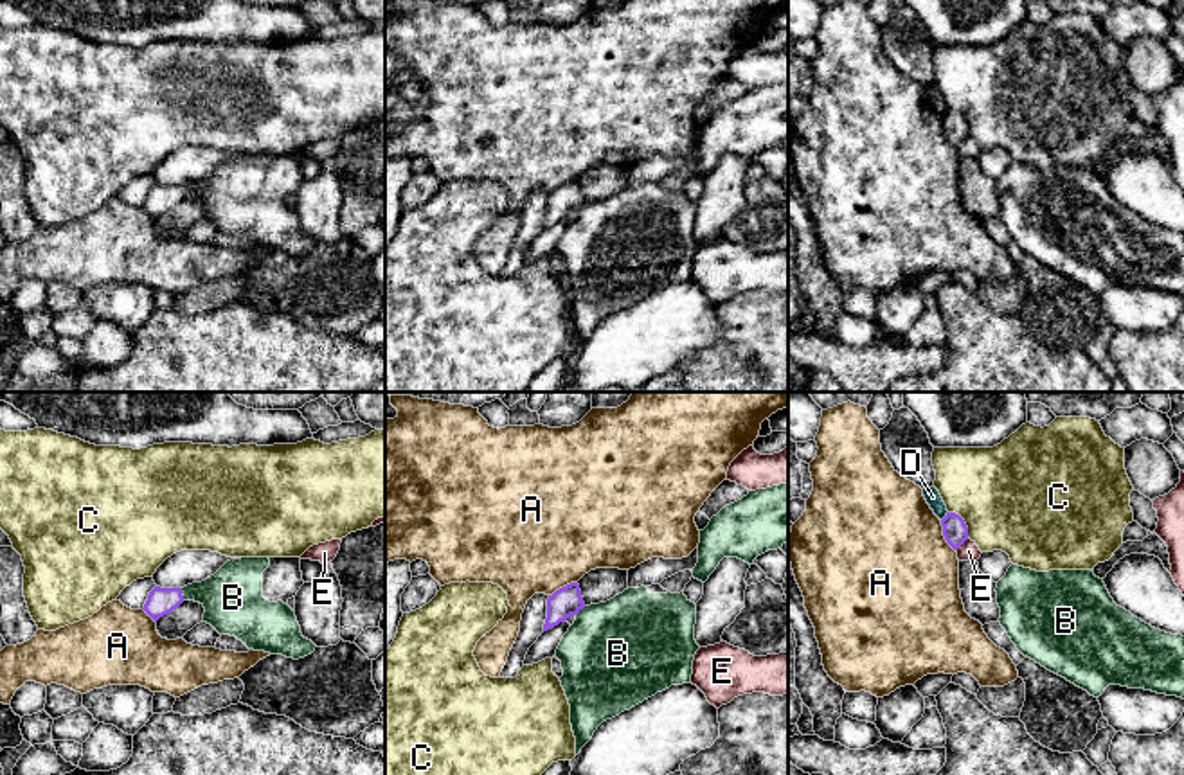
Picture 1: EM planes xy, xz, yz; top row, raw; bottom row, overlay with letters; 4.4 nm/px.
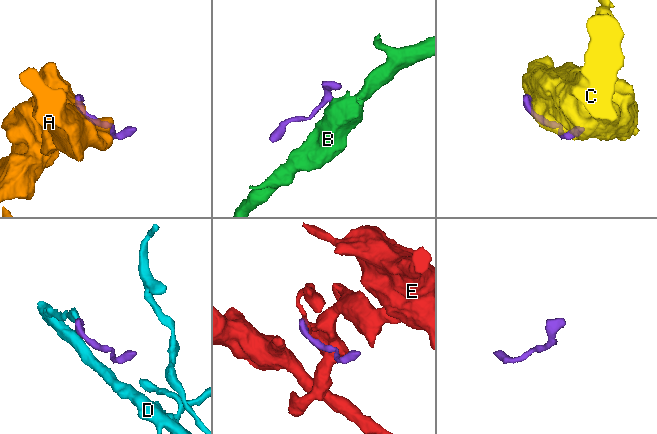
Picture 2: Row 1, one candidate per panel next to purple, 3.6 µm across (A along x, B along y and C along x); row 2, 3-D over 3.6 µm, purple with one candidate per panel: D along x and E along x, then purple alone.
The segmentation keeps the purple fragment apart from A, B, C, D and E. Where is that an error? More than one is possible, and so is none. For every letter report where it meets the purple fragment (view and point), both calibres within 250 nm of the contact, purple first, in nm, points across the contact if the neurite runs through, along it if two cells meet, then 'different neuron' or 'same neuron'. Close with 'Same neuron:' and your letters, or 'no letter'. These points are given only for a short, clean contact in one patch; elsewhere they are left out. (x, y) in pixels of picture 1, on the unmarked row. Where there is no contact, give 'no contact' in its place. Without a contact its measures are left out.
A: yz (943, 132) | 110/500 nm | different neuron
B: xy (180, 191) | 130/280 nm | across xy (161, 198), (180, 191), (222, 191), (233, 195) | same neuron
C: yz (963, 119) | 110/480 nm | different neuron
D: yz (945, 114) | 110/70 nm | along yz (947, 108), (941, 117) | different neuron
E: yz (961, 141) | 110/90 nm | along yz (968, 135), (956, 148) | different neuron
Same neuron: B

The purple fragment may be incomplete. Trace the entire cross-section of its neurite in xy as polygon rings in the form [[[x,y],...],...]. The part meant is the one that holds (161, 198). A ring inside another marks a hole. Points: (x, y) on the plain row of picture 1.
[[[241,155],[202,180],[155,183],[142,207],[157,219],[184,198],[194,198],[205,205],[202,219],[220,232],[236,234],[254,248],[299,257],[317,245],[302,234],[286,201],[302,182],[300,155]]]

